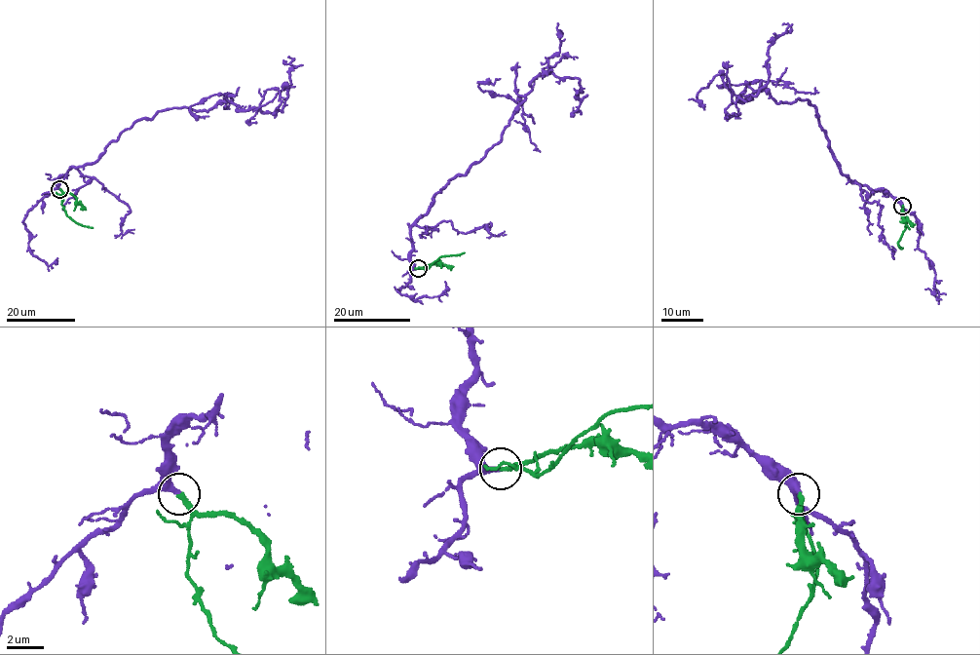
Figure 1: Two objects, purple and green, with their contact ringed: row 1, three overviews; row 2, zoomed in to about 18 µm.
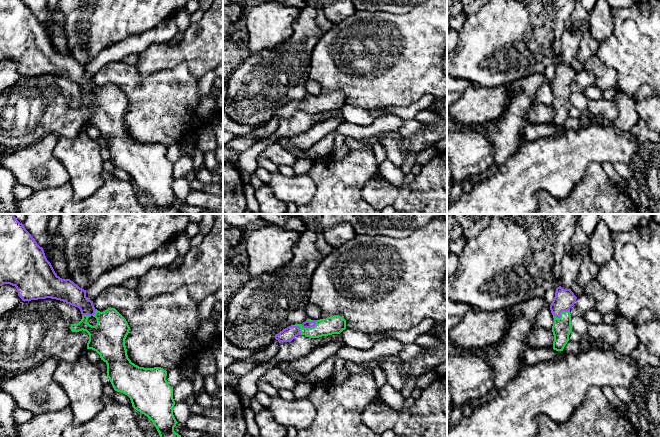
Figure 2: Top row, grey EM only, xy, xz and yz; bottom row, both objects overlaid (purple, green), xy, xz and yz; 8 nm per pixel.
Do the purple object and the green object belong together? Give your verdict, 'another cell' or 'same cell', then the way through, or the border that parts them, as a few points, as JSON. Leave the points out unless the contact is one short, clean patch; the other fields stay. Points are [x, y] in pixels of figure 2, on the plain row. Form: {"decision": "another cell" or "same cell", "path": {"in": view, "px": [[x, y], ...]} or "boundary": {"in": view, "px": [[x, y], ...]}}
{"decision": "another cell"}

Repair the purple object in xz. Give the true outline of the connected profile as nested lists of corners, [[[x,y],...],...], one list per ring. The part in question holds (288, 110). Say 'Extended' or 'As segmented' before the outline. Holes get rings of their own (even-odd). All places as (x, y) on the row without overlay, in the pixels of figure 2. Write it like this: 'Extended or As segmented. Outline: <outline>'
As segmented. Outline: [[[289,102],[278,110],[275,111],[275,115],[281,118],[291,118],[296,112],[301,111],[299,102]]]

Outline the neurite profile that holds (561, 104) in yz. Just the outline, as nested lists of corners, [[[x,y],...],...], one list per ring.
[[[562,87],[560,93],[553,91],[554,99],[552,108],[554,111],[553,125],[556,127],[563,127],[565,121],[569,117],[569,111],[572,107],[571,90],[570,87]]]

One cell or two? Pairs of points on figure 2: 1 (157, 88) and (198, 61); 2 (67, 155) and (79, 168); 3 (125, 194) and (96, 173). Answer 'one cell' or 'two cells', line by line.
1: two cells
2: one cell
3: two cells

